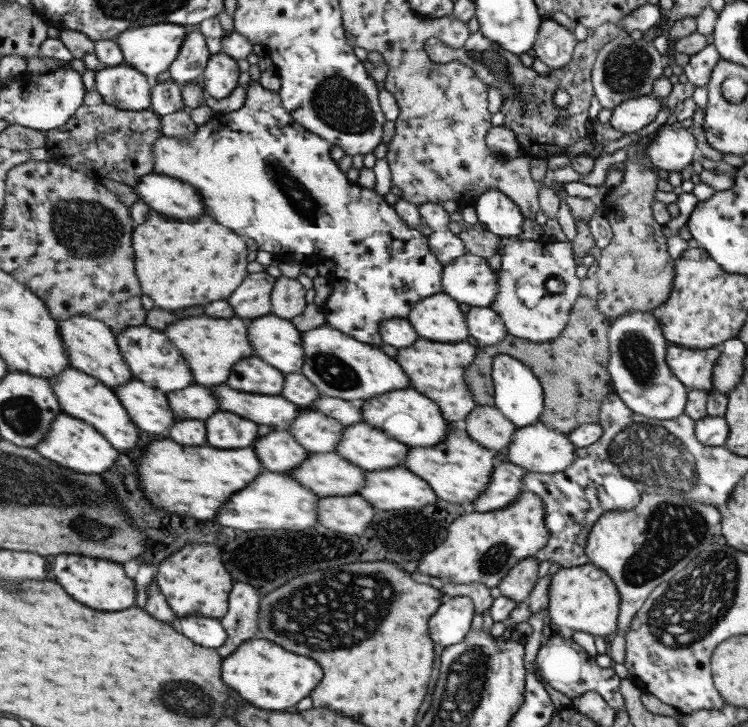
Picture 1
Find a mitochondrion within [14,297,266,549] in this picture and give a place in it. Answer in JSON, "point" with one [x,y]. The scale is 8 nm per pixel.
{"point":[84,537]}

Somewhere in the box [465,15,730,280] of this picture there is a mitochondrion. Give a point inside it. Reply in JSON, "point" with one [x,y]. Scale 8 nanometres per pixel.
{"point":[626,67]}

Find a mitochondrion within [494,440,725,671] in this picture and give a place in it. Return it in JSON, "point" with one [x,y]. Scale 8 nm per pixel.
{"point":[673,529]}

